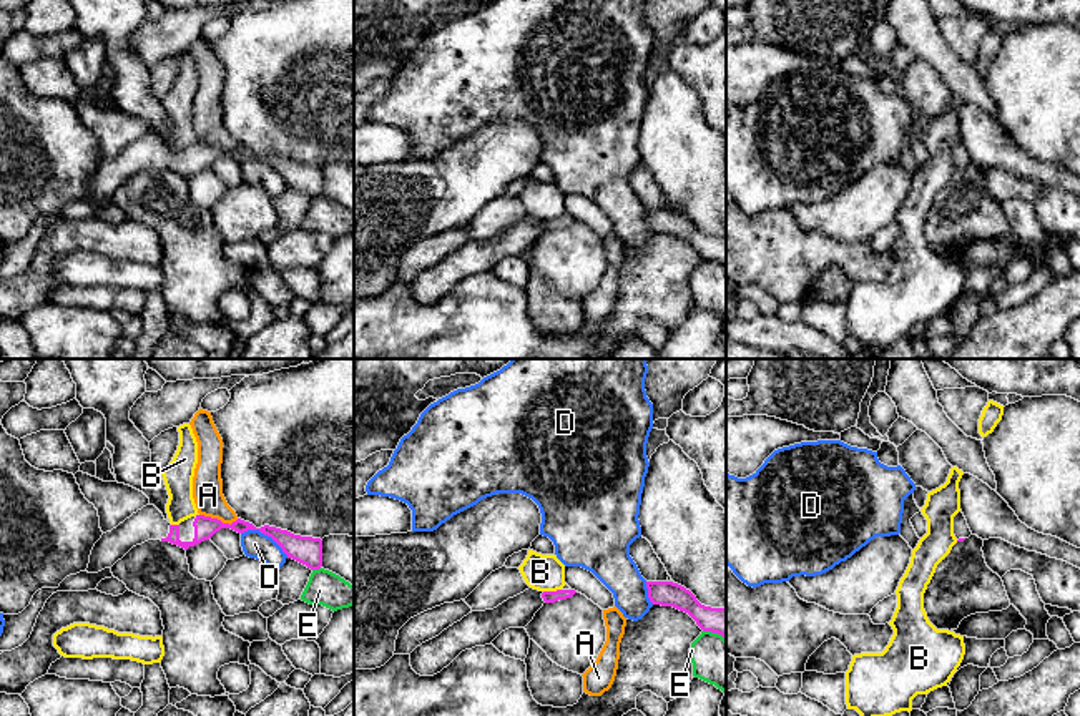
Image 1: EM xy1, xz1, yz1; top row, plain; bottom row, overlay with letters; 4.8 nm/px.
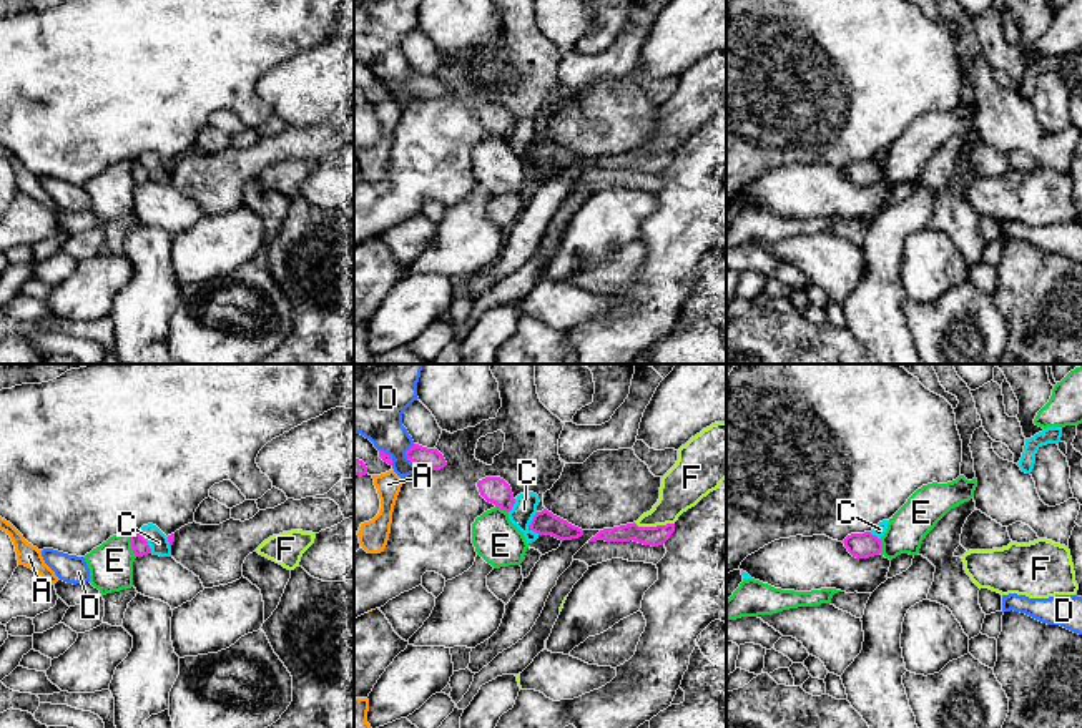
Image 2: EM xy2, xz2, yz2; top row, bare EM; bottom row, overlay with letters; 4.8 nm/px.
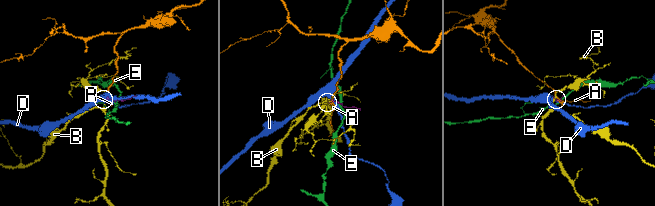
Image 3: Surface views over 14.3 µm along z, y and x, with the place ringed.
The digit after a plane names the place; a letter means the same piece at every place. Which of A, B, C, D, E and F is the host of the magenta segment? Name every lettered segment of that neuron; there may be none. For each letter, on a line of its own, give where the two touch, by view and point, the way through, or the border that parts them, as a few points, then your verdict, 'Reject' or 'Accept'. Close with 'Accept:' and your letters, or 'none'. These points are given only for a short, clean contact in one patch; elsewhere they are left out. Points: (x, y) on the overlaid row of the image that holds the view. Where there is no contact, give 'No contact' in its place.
A: Touches magenta at xy1 (220, 520). Boundary: xy1 (200, 514), (230, 524), (238, 519). Reject
B: Touches magenta at xz1 (552, 592). Boundary: xz1 (560, 588), (544, 592). Reject
C: Touches magenta at xz2 (531, 524). Boundary: xz2 (537, 512), (529, 526), (536, 534). Reject
D: Touches magenta at xy1 (266, 534). Reject
E: Touches magenta at xy2 (132, 546). Boundary: xy2 (128, 534), (132, 550), (137, 555). Reject
F: Touches magenta at xz2 (654, 527). Boundary: xz2 (634, 522), (639, 526), (673, 524). Reject
Accept: none

